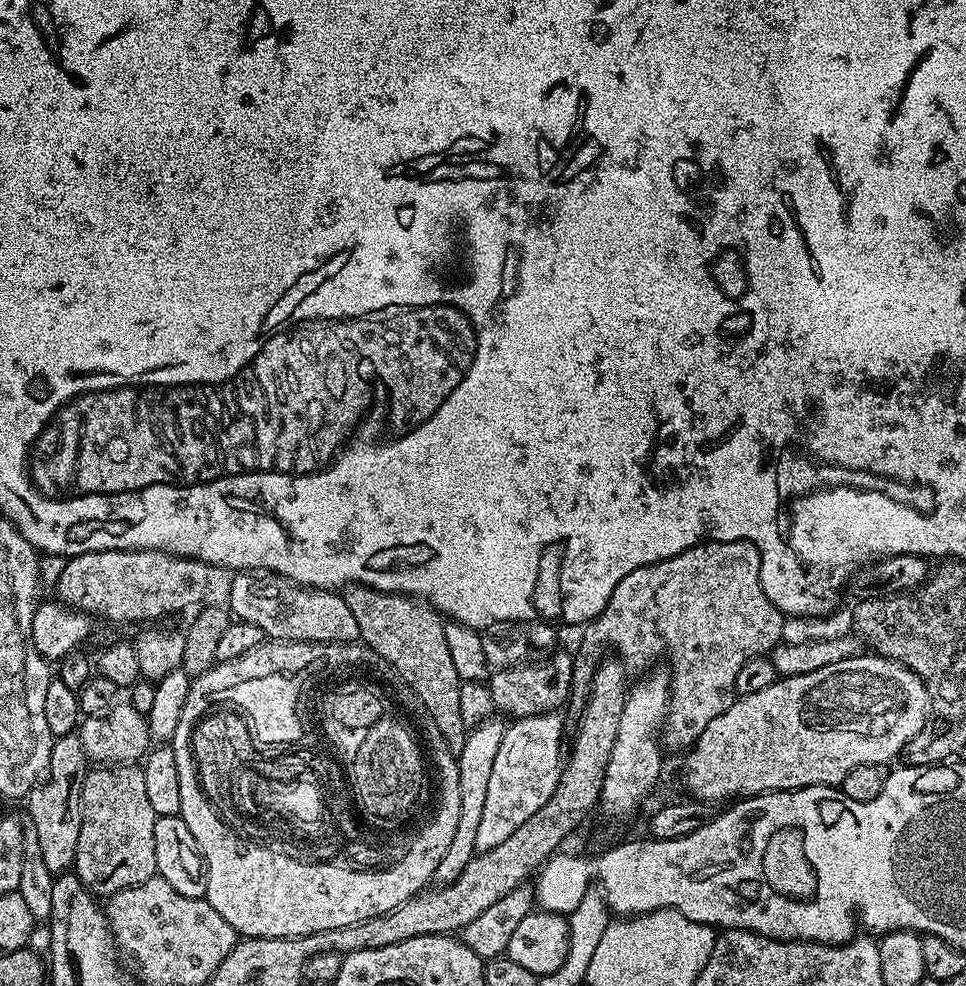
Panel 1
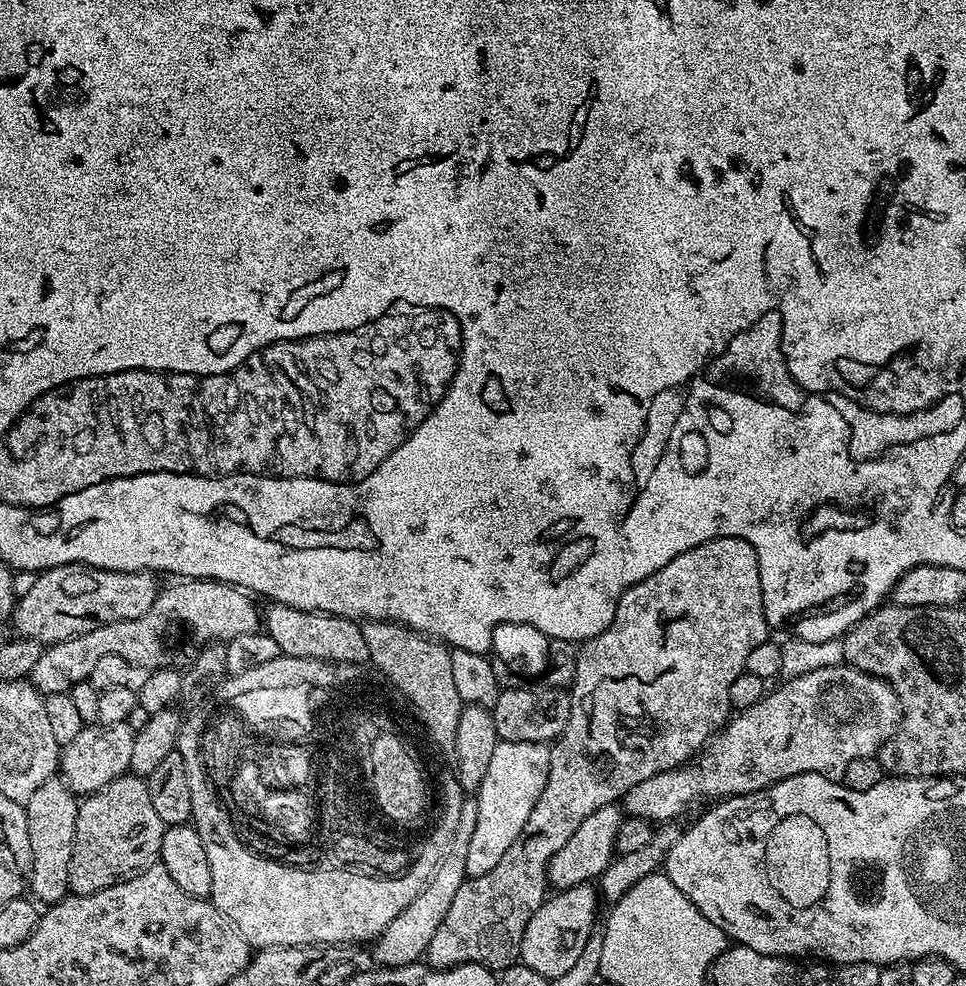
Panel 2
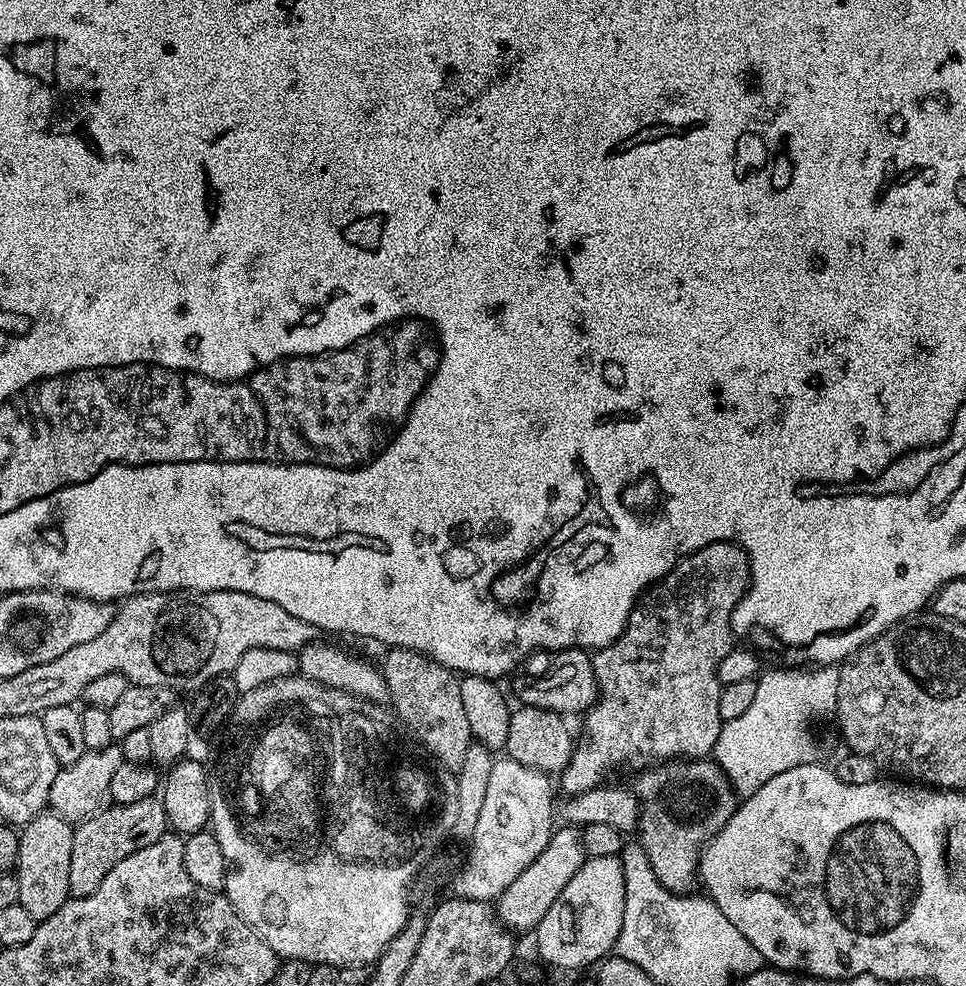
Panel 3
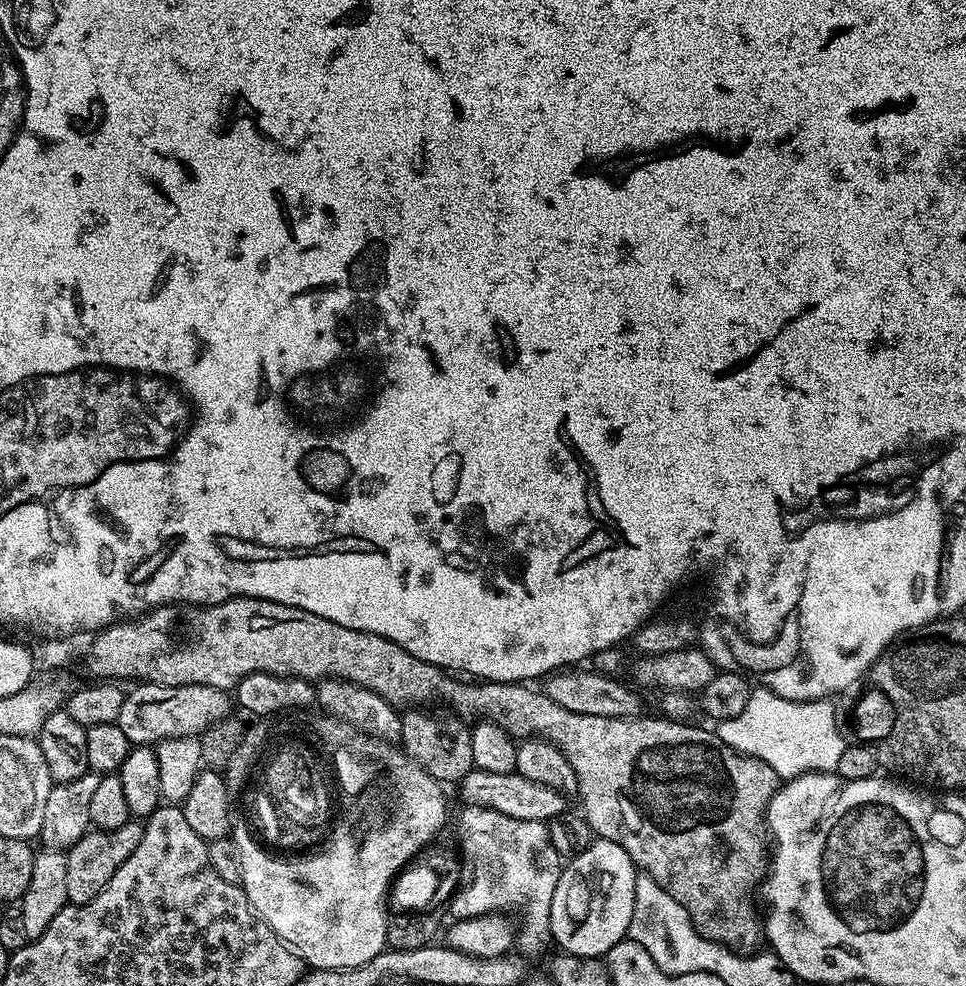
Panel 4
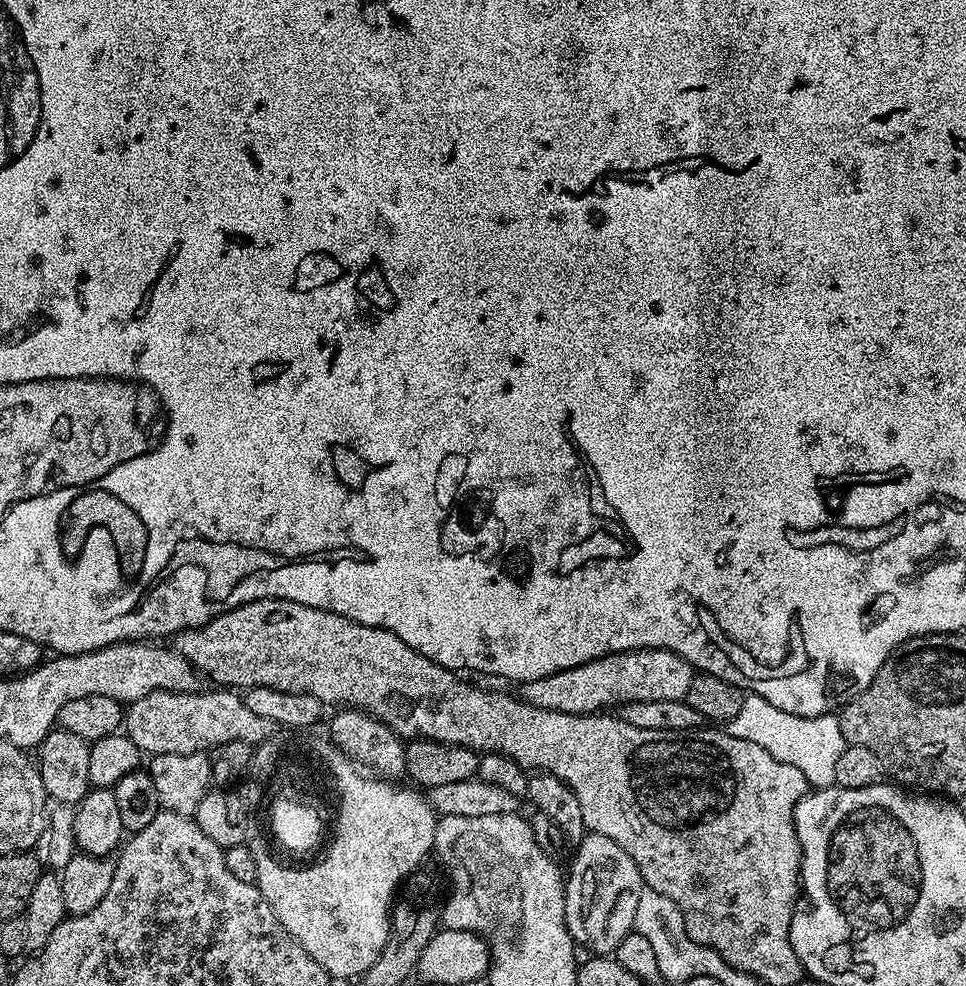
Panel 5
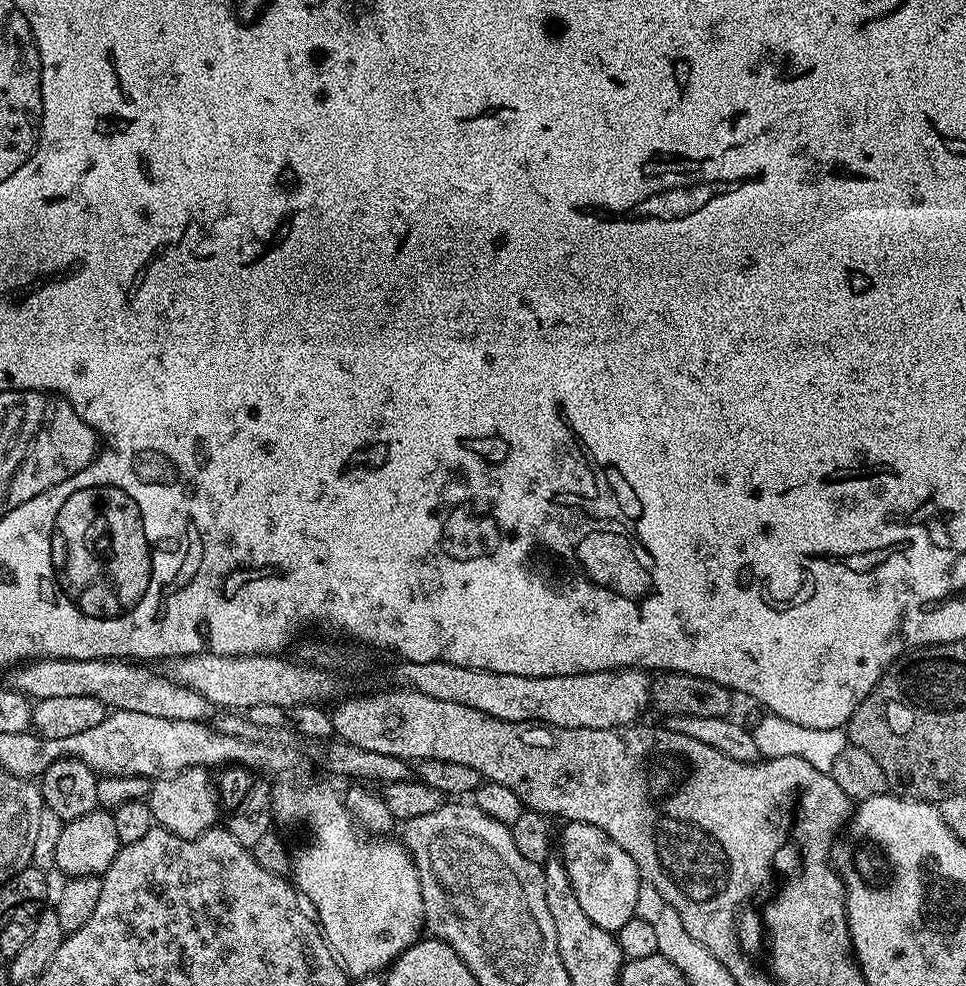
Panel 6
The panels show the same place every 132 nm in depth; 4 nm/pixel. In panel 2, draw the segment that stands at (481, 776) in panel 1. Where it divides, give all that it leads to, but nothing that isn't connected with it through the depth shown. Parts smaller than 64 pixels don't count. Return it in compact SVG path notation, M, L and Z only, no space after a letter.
M475 798L465 799L458 814L458 830L454 830L454 838L450 838L450 846L444 851L444 857L438 862L432 877L428 879L418 898L414 898L414 902L410 902L410 906L406 906L406 910L402 910L398 918L391 920L371 945L372 956L379 967L397 968L425 959L430 938L434 938L438 926L442 926L442 918L446 918L455 896L458 895L458 886L462 886L462 882L466 879L466 854L477 822L478 802Z

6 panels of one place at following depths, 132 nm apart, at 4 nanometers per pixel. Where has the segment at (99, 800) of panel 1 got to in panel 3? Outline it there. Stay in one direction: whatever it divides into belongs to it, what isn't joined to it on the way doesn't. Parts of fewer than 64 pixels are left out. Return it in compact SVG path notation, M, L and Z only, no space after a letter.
M155 795L142 798L142 802L130 802L129 804L112 804L106 810L86 818L79 826L73 827L72 845L70 846L70 893L73 897L89 896L102 886L102 878L122 862L122 858L130 858L142 846L150 846L150 842L158 842L169 831L166 810L162 802Z

